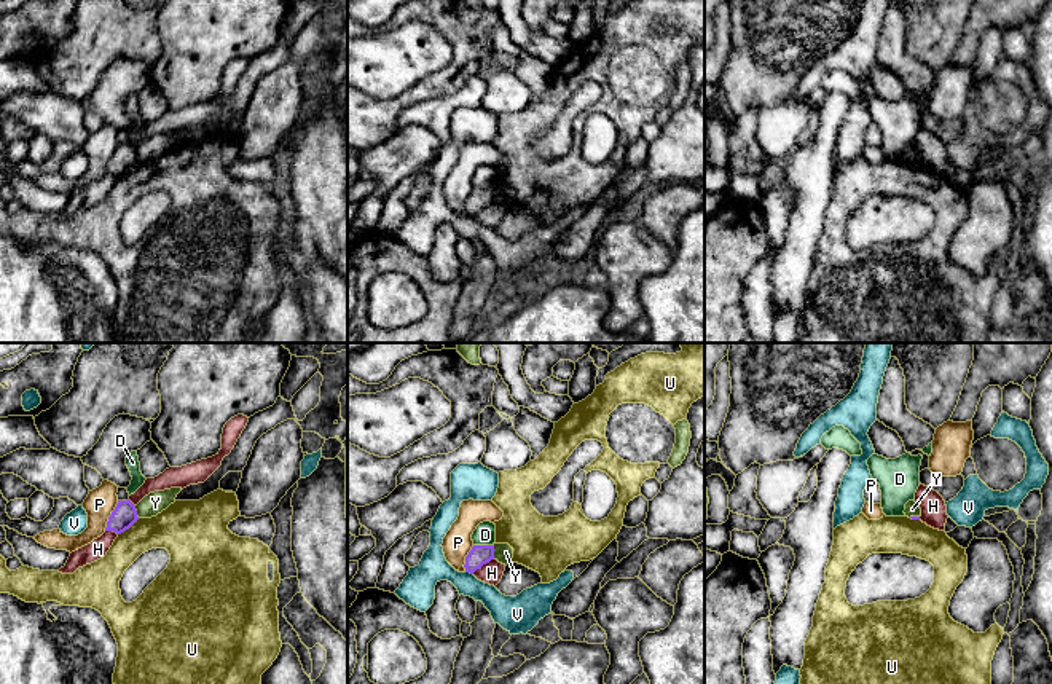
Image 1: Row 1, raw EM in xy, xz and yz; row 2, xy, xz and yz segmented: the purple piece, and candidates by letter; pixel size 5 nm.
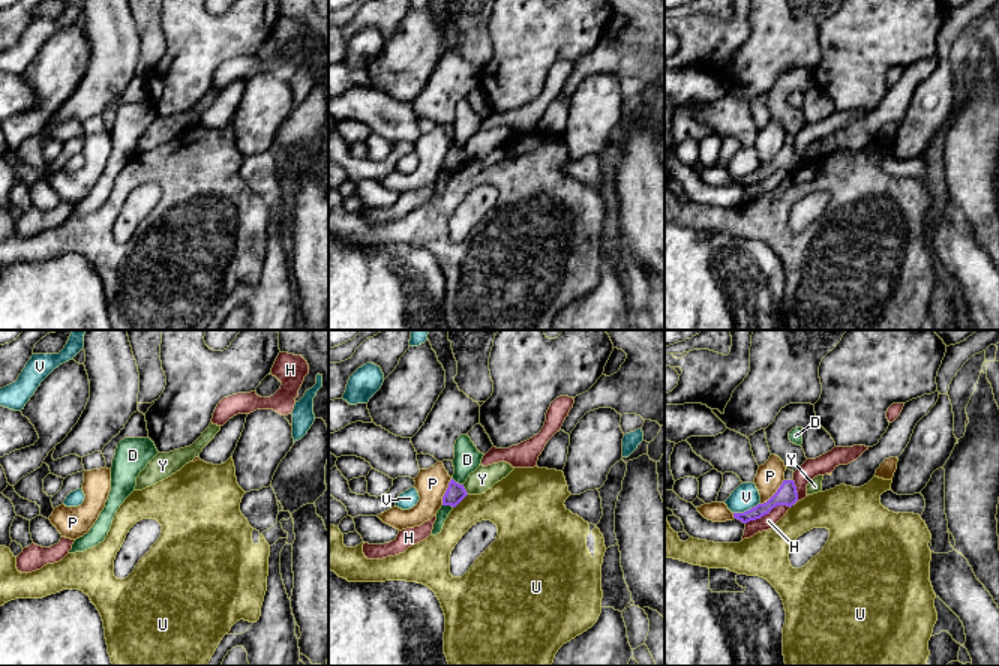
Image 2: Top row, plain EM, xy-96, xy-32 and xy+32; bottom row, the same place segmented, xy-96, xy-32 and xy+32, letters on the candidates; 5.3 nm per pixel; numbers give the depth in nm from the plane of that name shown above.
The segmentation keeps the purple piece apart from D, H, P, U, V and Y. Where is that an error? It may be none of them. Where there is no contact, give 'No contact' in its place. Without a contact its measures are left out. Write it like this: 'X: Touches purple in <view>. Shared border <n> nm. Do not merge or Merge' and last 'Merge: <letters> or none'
D: Touches purple in xz. Shared border 100 nm. Do not merge
H: Touches purple in xz. Shared border 130 nm. Do not merge
P: Touches purple in xy. Shared border 170 nm. Do not merge
U: Touches purple in xy. Shared border 140 nm. Do not merge
V: Touches purple in xz. Shared border 40 nm. Do not merge
Y: Touches purple in xz. Shared border 70 nm. Do not merge
Merge: none

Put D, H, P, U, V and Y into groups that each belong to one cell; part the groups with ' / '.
D / H / P / U / V / Y

